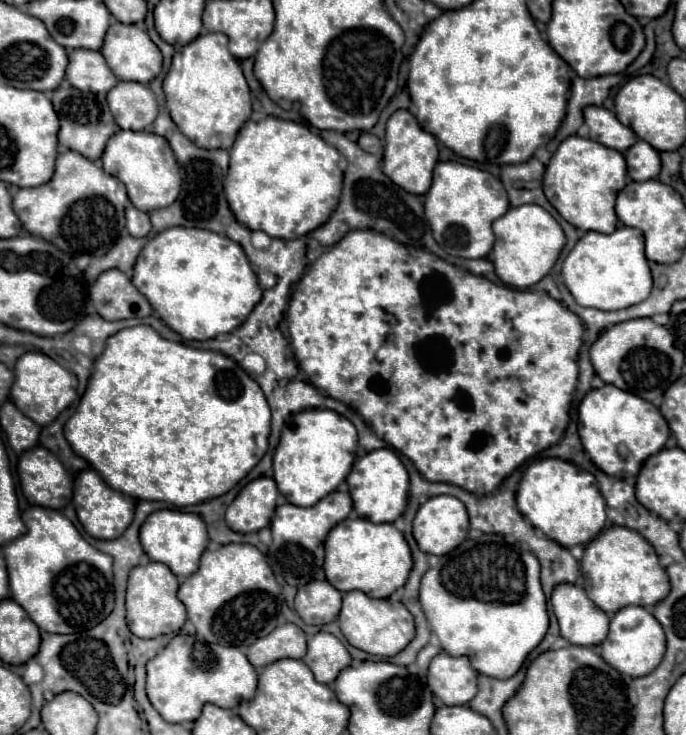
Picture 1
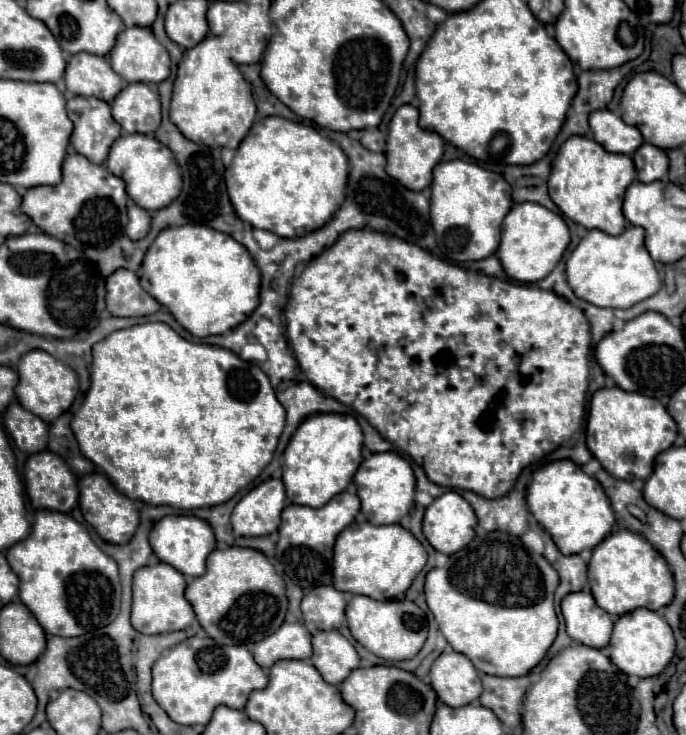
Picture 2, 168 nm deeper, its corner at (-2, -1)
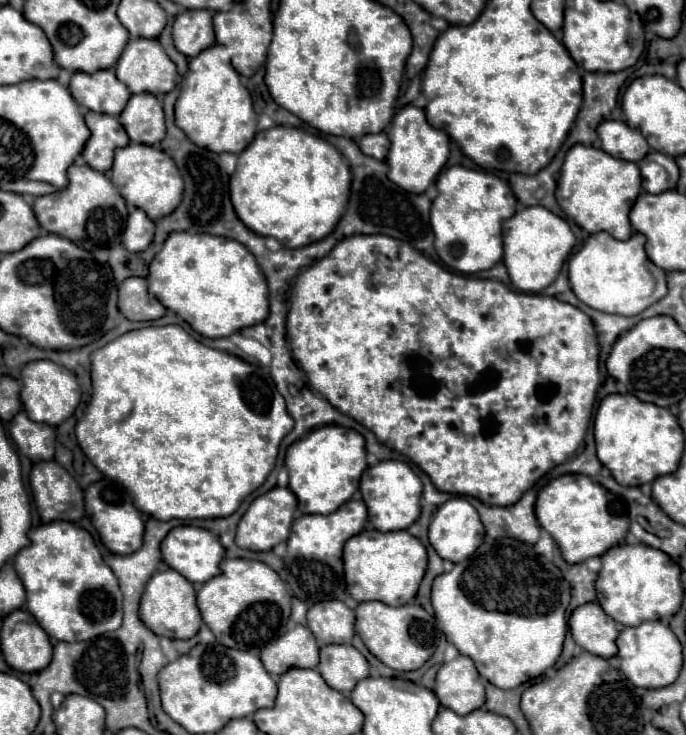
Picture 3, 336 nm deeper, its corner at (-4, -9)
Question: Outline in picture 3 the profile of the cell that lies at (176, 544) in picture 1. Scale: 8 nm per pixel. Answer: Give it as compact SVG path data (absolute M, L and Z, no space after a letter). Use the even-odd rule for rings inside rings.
M181 525L169 531L169 535L163 539L161 543L161 553L163 553L163 561L179 571L185 579L189 579L191 583L205 583L209 581L213 575L219 575L219 563L225 555L223 545L219 543L219 537L207 529L201 527L193 527L193 525Z

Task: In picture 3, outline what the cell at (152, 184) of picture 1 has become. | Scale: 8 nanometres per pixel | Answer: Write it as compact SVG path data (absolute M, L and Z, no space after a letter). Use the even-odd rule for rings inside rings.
M129 143L115 151L115 163L111 169L111 181L121 191L123 199L143 209L149 219L159 219L175 211L183 199L183 179L177 171L175 161L161 149L151 145Z

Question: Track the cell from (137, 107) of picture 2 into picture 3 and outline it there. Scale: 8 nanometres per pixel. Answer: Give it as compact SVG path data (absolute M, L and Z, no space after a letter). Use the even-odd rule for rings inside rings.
M131 95L127 107L119 115L131 143L157 145L165 137L163 105L155 95Z

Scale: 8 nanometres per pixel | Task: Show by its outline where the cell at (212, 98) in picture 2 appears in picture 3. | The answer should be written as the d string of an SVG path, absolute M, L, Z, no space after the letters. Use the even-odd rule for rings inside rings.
M213 45L189 61L189 71L181 85L181 95L175 103L175 123L185 135L213 153L241 153L257 131L257 115L251 95L241 85L239 73L231 65L231 55L223 45Z

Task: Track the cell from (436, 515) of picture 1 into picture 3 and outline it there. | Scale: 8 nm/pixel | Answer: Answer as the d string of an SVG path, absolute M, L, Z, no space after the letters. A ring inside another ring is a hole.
M451 497L449 501L445 501L437 509L437 513L433 515L433 521L429 525L429 541L431 541L433 549L439 553L439 557L449 559L453 563L465 561L483 543L483 537L485 537L485 529L477 515L477 509L463 497Z

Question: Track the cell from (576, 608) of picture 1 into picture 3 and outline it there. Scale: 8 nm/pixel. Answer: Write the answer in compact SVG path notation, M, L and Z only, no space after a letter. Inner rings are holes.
M597 601L585 603L573 611L569 619L569 629L579 647L599 657L613 657L617 653L617 623L605 615Z

